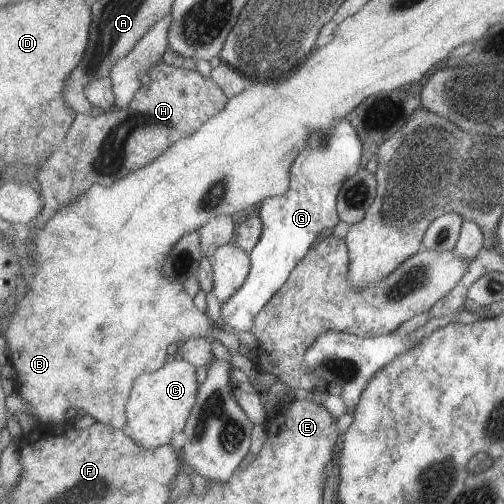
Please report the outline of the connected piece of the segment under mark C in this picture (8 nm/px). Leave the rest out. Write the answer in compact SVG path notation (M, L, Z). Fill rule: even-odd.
M178 356L171 357L157 372L141 374L129 399L126 434L143 448L154 449L169 444L175 434L183 432L201 390L197 372L195 364Z

